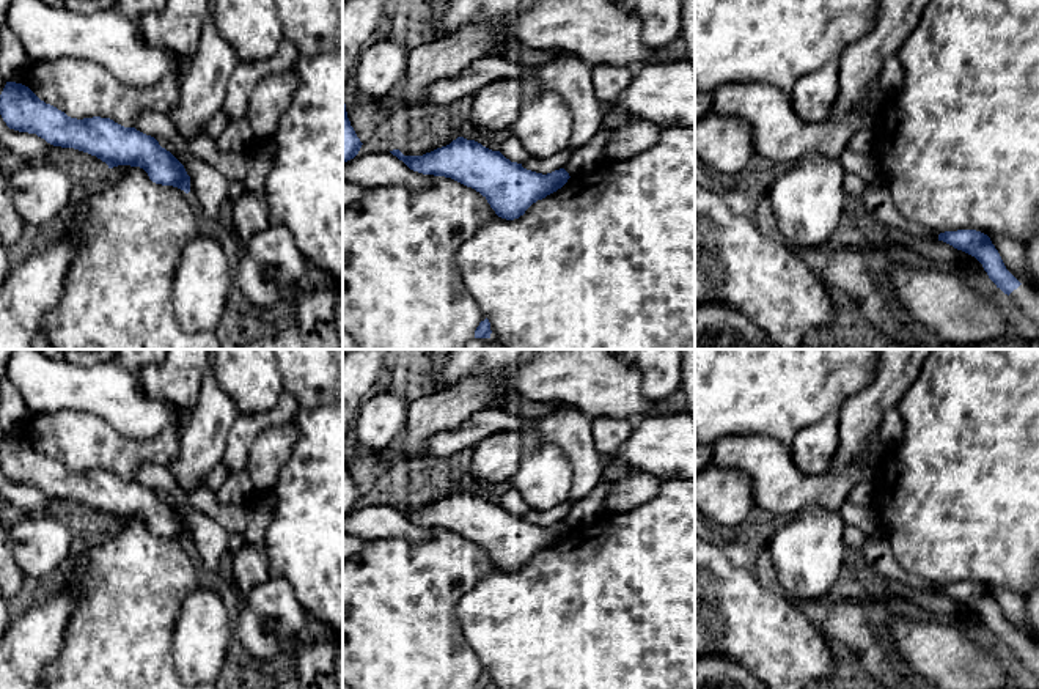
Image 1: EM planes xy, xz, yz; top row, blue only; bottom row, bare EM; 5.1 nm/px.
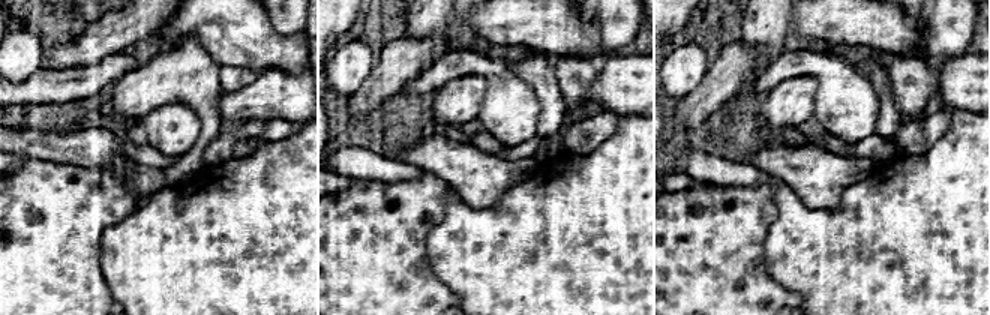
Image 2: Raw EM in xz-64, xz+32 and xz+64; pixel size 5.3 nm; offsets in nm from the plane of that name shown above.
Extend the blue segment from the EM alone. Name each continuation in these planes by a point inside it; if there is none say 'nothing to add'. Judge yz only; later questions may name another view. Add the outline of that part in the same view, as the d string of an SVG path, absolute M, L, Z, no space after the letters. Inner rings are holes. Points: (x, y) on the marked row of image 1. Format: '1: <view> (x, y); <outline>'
1: yz (1025, 299); M1020 285L1009 294L1009 300L1023 321L1039 333L1039 291L1028 285Z

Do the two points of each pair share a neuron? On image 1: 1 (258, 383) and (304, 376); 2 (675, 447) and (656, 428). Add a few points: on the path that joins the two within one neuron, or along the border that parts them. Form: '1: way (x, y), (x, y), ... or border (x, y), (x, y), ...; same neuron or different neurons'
1: border (277, 365), (283, 390); different neurons
2: way (670, 442), (660, 433); same neuron

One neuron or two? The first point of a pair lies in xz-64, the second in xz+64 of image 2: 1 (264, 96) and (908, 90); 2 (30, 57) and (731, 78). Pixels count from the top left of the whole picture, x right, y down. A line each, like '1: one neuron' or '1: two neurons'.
1: two neurons
2: two neurons

